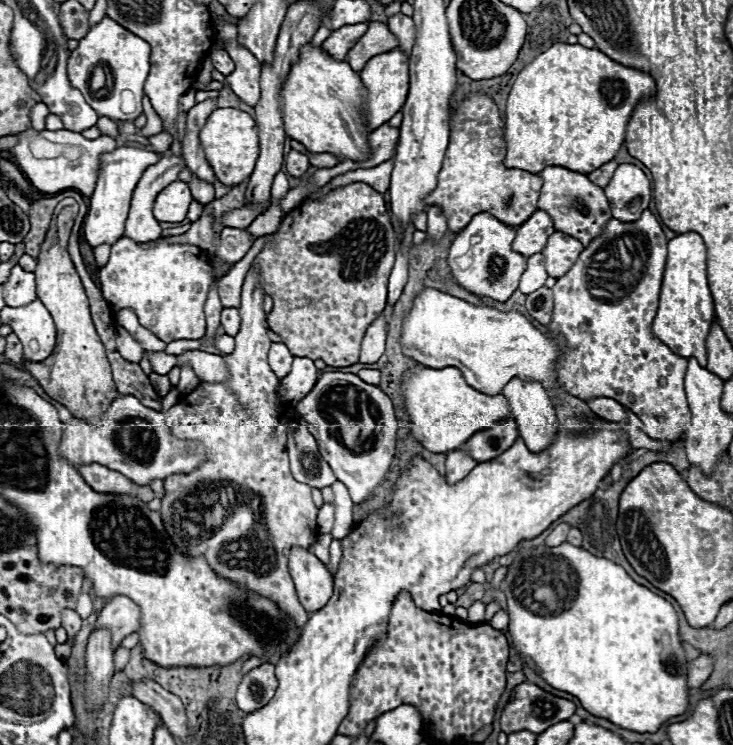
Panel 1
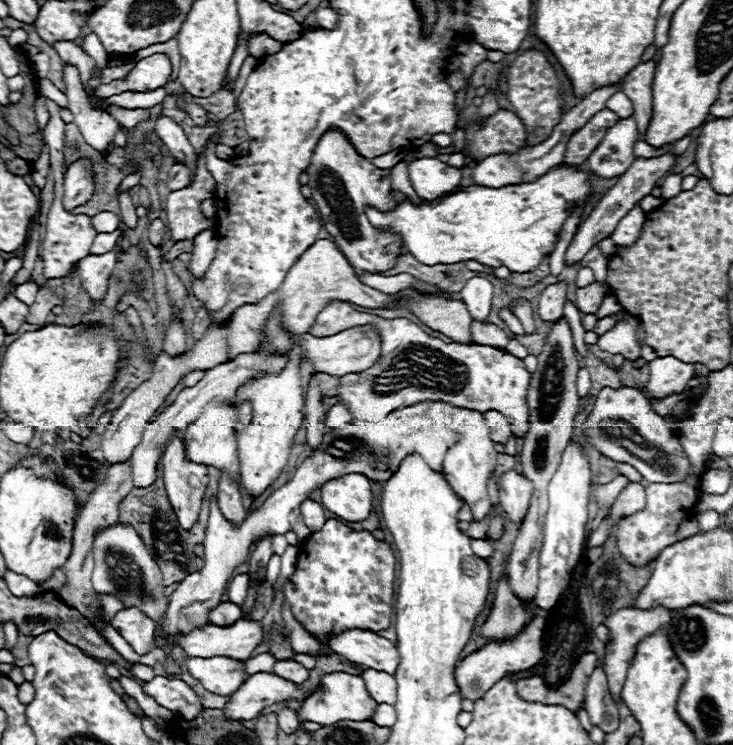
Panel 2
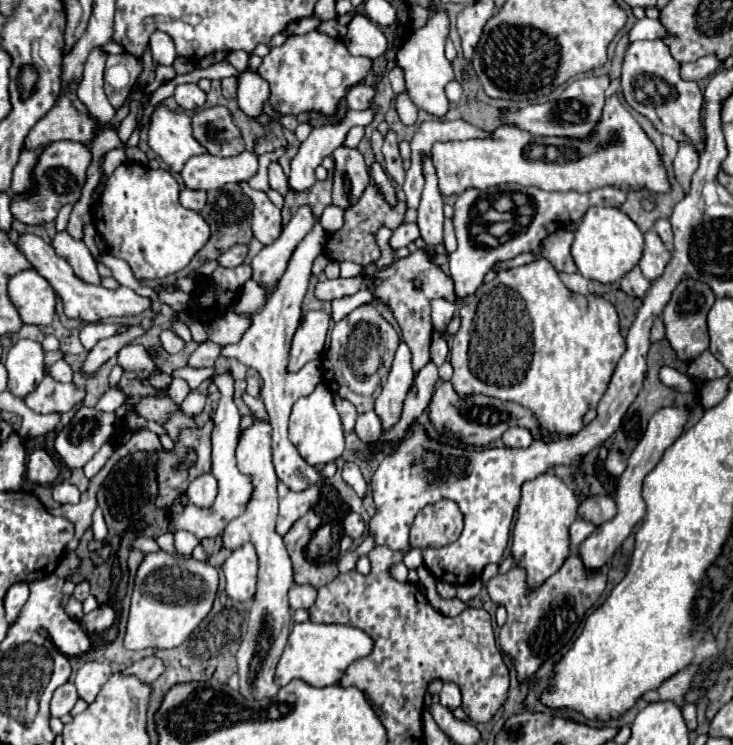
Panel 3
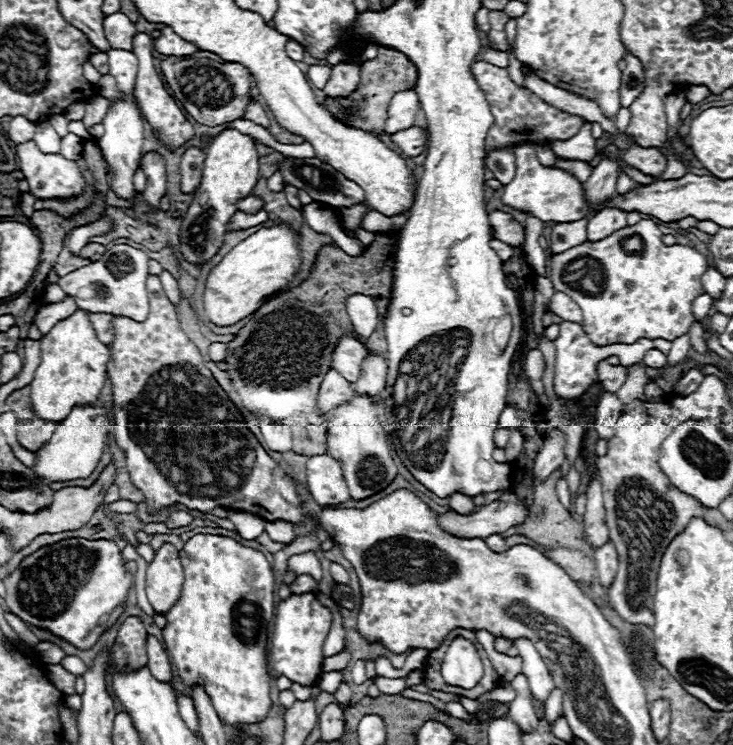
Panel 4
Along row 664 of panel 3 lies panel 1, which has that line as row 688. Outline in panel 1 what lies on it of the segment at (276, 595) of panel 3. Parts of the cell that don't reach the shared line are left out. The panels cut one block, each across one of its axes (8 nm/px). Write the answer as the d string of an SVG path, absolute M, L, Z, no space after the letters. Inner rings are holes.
M262 664L254 670L250 670L236 692L236 702L240 706L240 710L244 712L254 712L262 706L266 706L274 692L278 688L278 680L274 676L274 664Z

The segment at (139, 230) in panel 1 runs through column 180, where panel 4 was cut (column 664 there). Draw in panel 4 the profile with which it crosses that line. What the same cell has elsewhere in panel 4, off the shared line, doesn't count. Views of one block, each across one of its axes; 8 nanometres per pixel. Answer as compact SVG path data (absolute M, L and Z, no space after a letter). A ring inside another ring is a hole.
M636 142L628 148L628 154L622 154L624 166L634 166L636 170L660 176L666 168L666 156L660 152L660 148L642 148Z

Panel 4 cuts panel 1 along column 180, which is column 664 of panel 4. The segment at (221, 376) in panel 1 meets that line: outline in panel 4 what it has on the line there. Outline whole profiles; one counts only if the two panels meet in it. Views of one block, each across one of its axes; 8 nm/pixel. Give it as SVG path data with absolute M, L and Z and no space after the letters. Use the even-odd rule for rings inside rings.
M652 348L646 352L644 356L644 366L650 366L650 368L662 368L666 364L666 354L662 354L660 350Z

